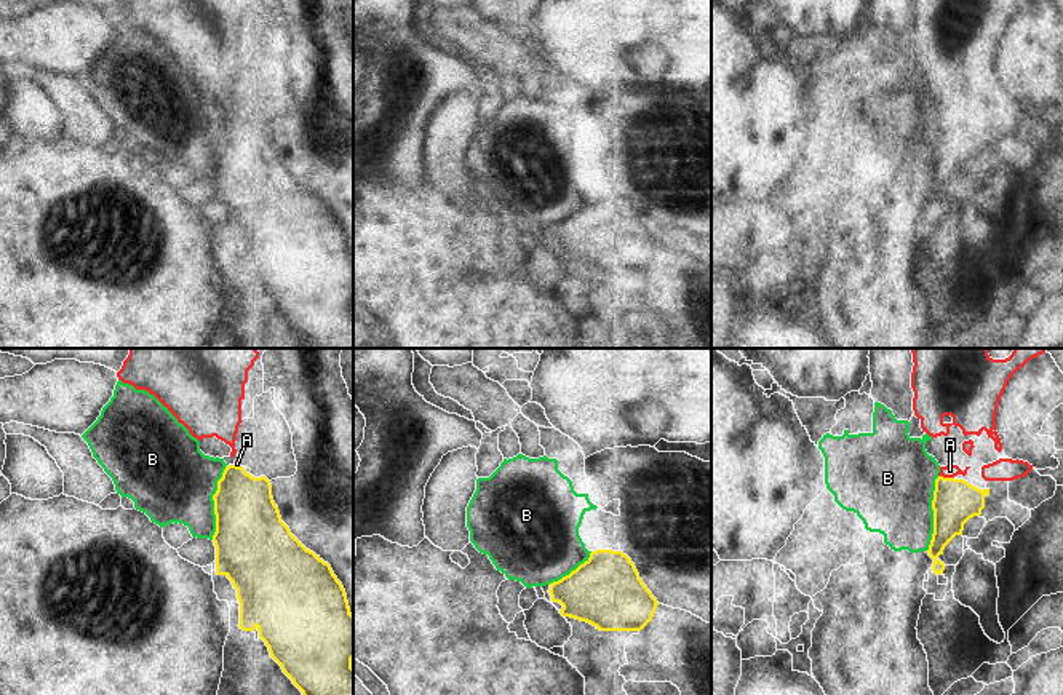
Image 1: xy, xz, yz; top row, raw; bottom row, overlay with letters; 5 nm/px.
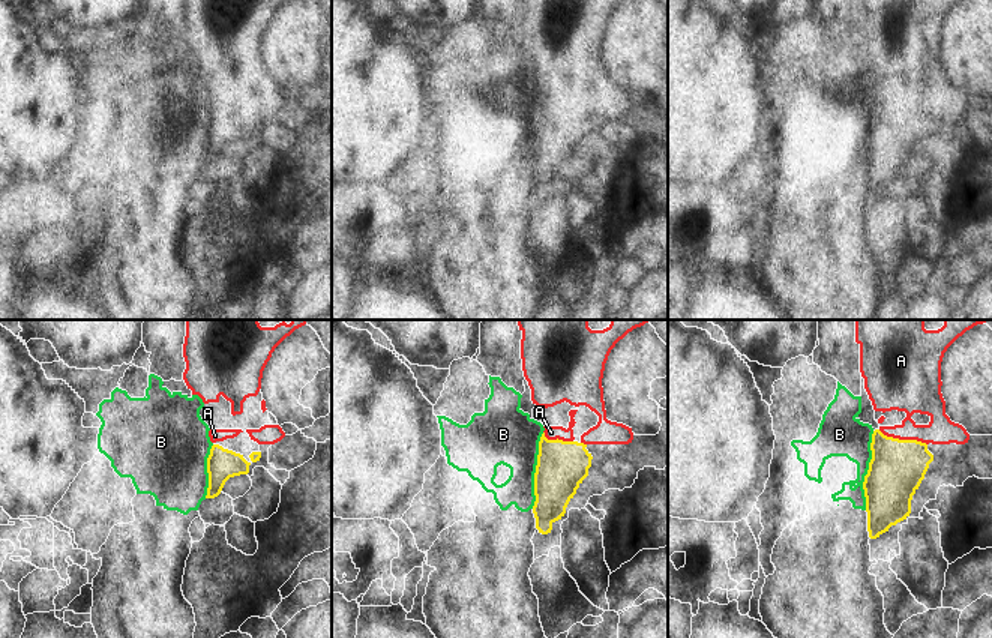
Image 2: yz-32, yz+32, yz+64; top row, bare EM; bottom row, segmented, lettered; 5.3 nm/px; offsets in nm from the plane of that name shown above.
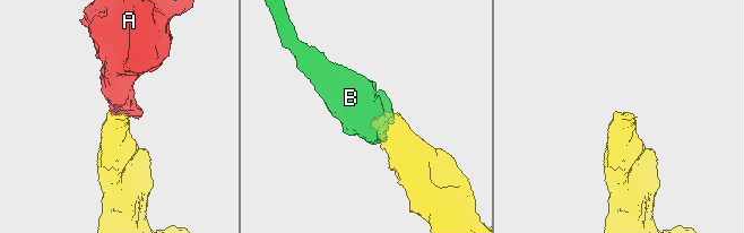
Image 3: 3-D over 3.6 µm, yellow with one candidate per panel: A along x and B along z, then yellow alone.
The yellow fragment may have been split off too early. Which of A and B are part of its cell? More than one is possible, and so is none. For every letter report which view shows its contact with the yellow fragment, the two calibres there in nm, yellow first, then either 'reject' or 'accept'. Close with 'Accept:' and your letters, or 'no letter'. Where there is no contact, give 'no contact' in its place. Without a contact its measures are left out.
A: contact in yz; calibres 220 and 60 nm; accept
B: contact in yz; calibres 220 and 420 nm; reject
Accept: A

